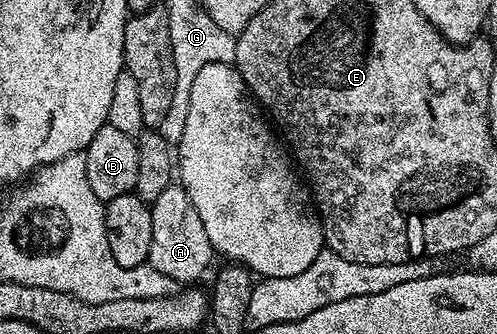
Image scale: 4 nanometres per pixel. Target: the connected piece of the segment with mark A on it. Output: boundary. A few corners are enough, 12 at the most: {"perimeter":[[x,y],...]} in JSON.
{"perimeter":[[183,187],[150,206],[147,266],[178,285],[214,260],[202,217]]}

